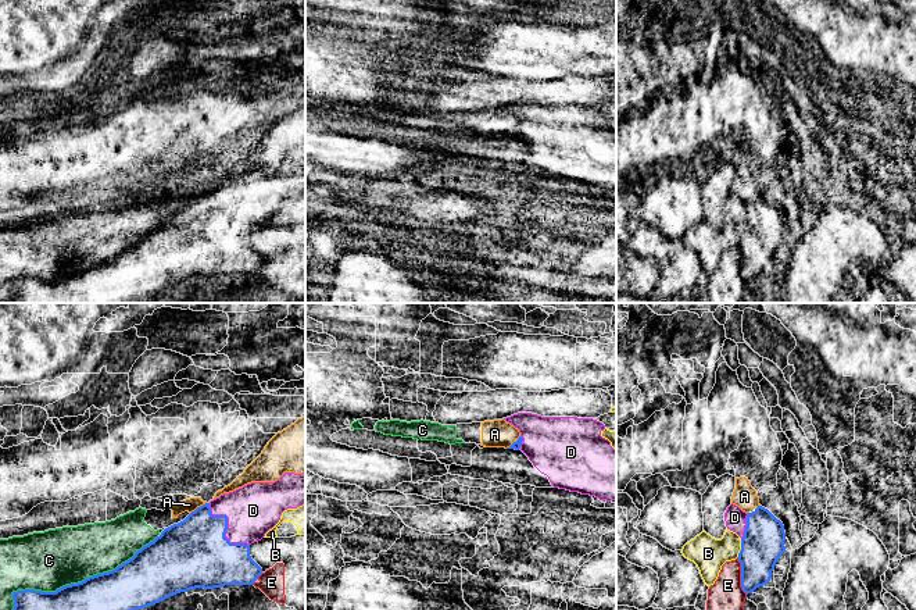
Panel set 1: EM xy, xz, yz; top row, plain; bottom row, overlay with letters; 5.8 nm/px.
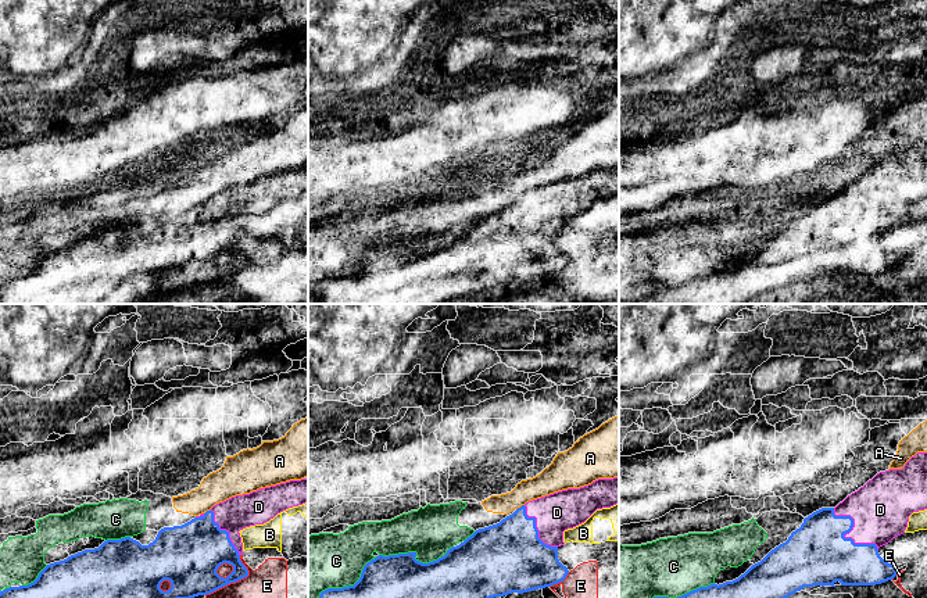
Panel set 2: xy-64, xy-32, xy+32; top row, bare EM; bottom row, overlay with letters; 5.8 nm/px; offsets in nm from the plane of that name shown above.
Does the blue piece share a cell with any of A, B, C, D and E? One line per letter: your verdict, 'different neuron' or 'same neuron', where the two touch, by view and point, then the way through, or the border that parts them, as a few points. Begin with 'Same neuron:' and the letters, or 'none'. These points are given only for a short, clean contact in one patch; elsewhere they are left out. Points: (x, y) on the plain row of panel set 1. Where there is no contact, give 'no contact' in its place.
Same neuron: D
A: different neuron; contact xy (197, 196); border xy (206, 191), (190, 202)
B: different neuron; contact yz (741, 238)
C: different neuron; contact xy (75, 273)
D: same neuron; contact xy (226, 216)
E: different neuron; contact yz (741, 264)

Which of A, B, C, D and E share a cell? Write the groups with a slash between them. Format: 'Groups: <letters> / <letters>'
Groups: A C / B / D / E

